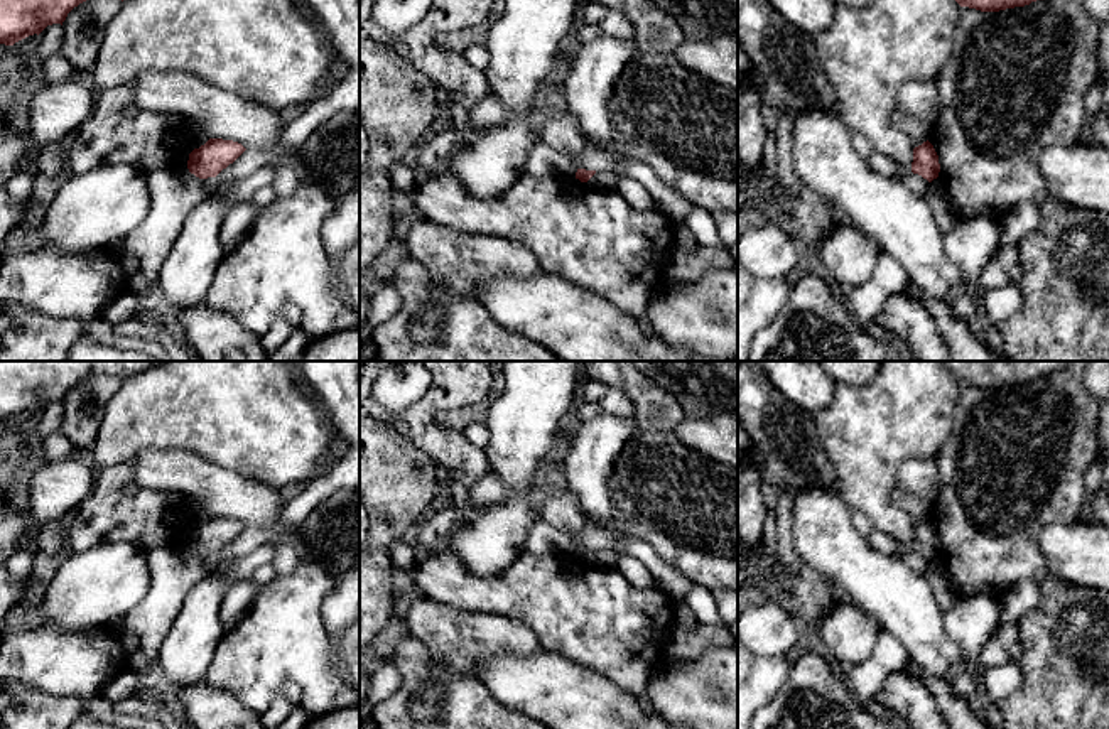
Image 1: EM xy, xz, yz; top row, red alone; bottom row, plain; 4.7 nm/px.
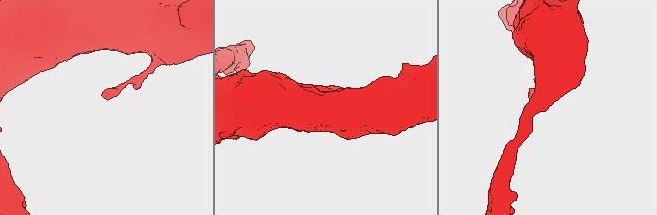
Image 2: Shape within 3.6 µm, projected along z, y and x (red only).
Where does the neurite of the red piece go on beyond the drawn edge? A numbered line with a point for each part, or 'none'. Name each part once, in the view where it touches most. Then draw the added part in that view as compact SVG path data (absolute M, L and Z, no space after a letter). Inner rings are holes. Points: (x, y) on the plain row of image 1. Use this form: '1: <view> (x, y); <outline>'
none

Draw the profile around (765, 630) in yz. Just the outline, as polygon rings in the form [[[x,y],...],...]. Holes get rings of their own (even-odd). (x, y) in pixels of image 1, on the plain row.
[[[776,601],[738,609],[738,641],[756,656],[795,656],[802,650],[803,621]]]

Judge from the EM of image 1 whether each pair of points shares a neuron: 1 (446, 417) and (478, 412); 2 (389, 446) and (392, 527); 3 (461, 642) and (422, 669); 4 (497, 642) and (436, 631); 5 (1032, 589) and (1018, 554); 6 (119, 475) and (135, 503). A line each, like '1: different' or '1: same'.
1: same
2: same
3: different
4: same
5: different
6: same

